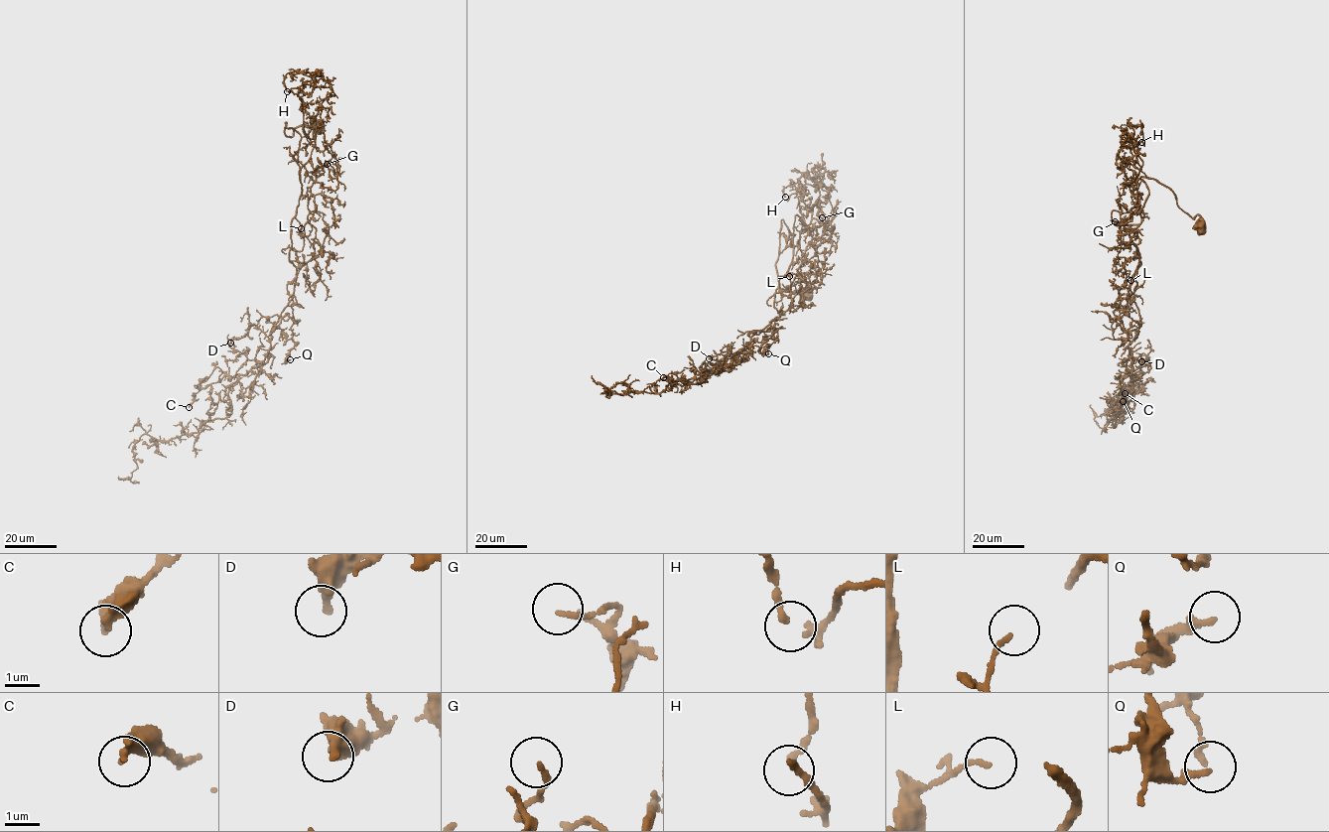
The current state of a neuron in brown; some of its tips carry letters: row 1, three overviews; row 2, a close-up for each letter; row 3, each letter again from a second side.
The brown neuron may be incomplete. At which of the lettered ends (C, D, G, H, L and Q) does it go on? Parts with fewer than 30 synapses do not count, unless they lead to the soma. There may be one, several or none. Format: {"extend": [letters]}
{"extend": []}

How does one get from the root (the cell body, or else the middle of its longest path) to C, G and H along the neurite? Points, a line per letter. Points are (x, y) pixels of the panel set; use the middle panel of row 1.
C: (807, 293), (780, 287), (782, 219), (795, 234), (779, 319), (751, 336), (745, 361), (682, 385), (663, 377)
G: (807, 293), (780, 287), (781, 220), (790, 246), (795, 214), (809, 229), (830, 220), (832, 233), (822, 217)
H: (807, 293), (775, 268), (815, 179), (785, 197)

